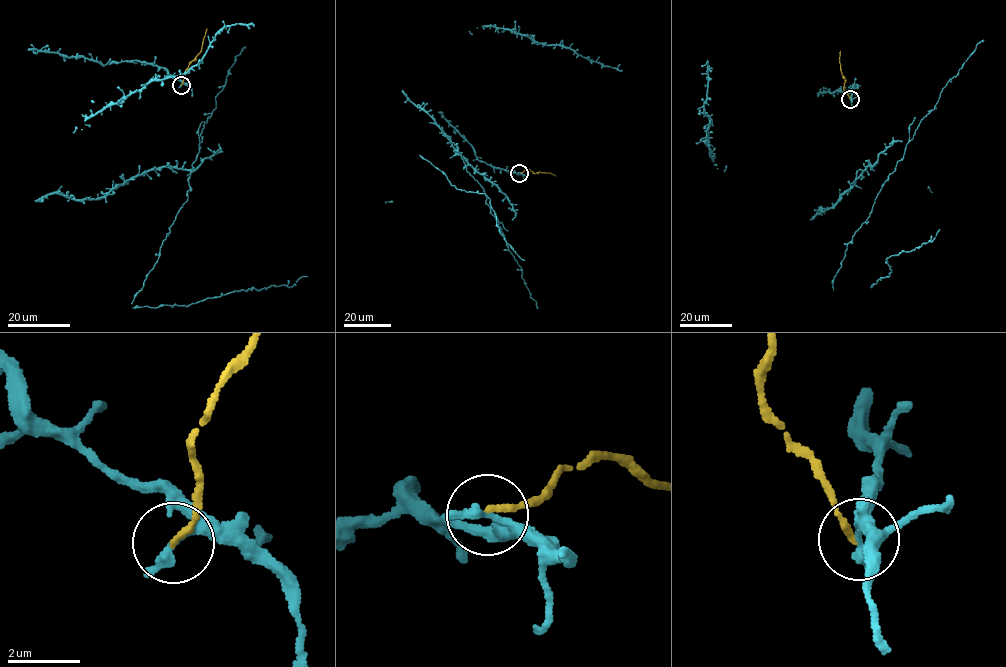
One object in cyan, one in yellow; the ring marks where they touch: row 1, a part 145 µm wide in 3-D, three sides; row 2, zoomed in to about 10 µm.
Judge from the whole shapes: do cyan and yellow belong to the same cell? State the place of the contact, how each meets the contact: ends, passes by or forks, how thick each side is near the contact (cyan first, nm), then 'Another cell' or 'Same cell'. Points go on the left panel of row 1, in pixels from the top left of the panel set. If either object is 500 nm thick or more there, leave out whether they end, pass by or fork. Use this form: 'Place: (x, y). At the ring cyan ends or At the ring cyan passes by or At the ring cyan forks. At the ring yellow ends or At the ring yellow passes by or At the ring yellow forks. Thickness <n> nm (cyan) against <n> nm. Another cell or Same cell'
Place: (181, 85). At the ring cyan passes by. At the ring yellow ends. Thickness 240 nm (cyan) against 170 nm. Another cell

